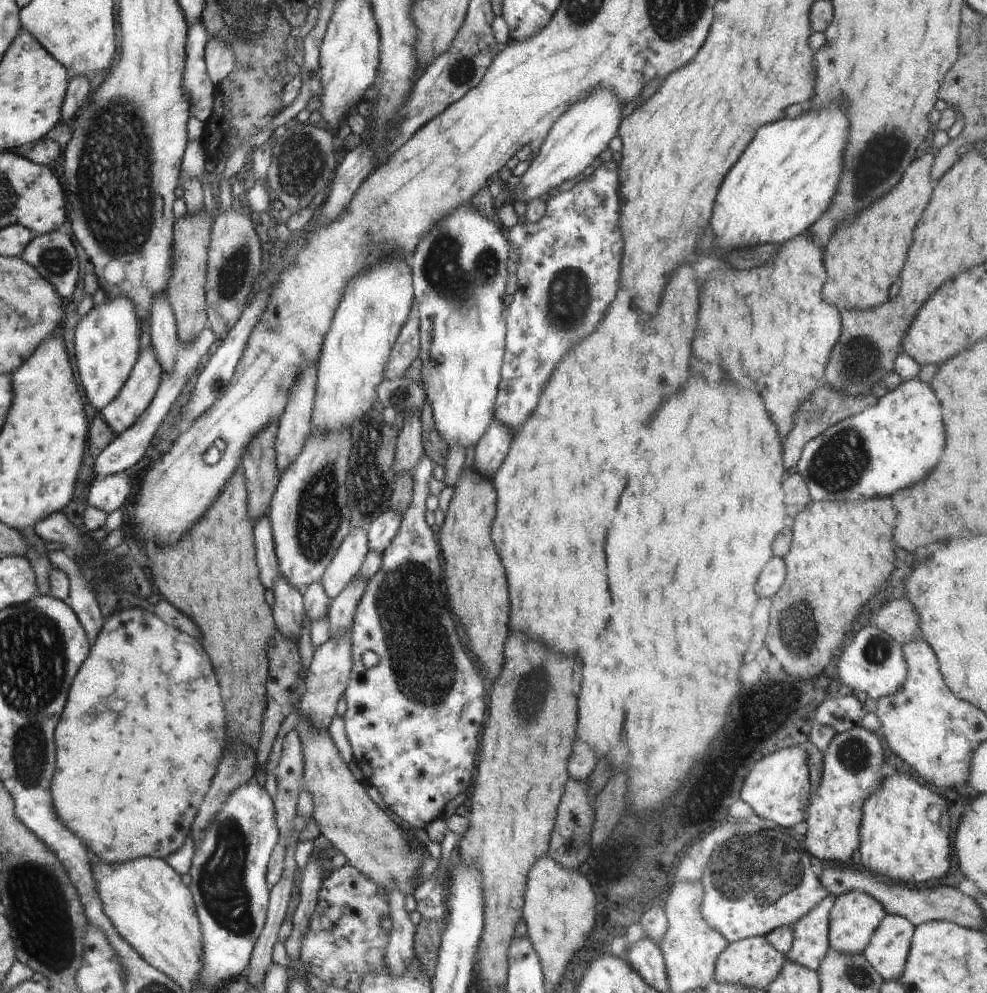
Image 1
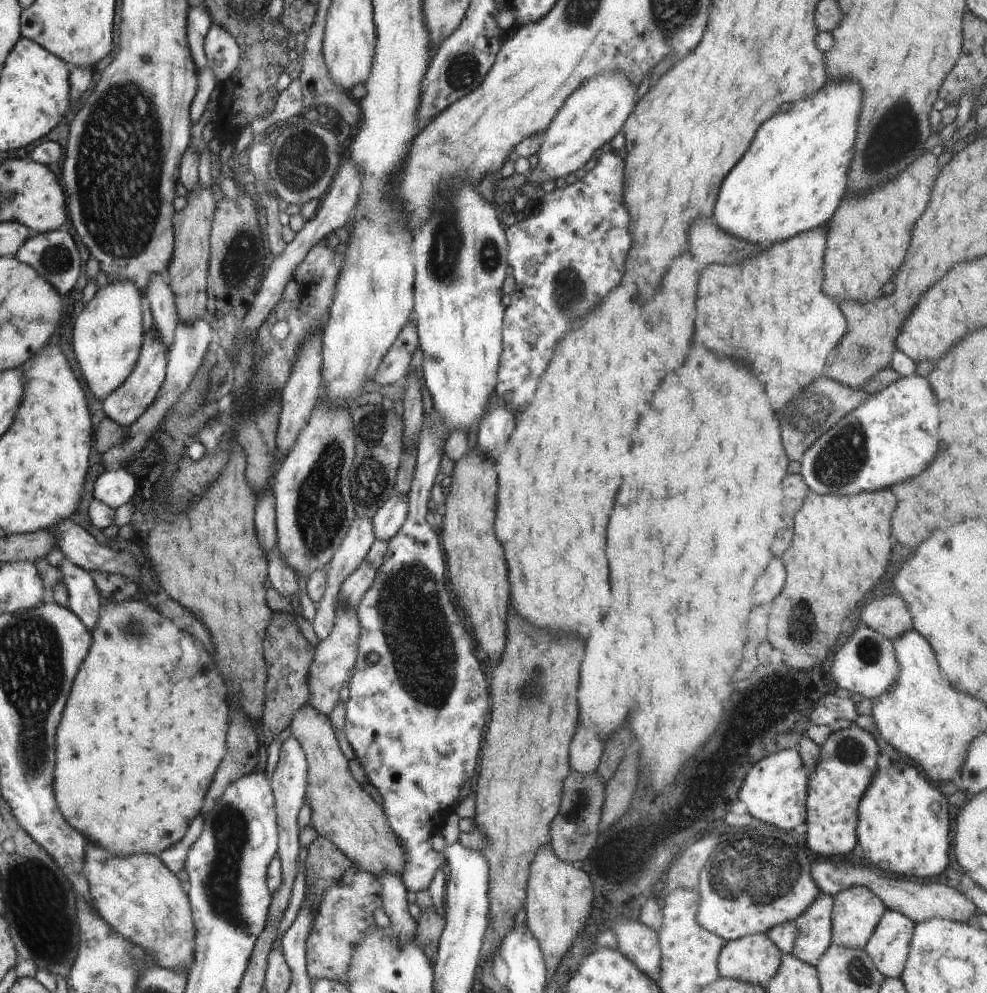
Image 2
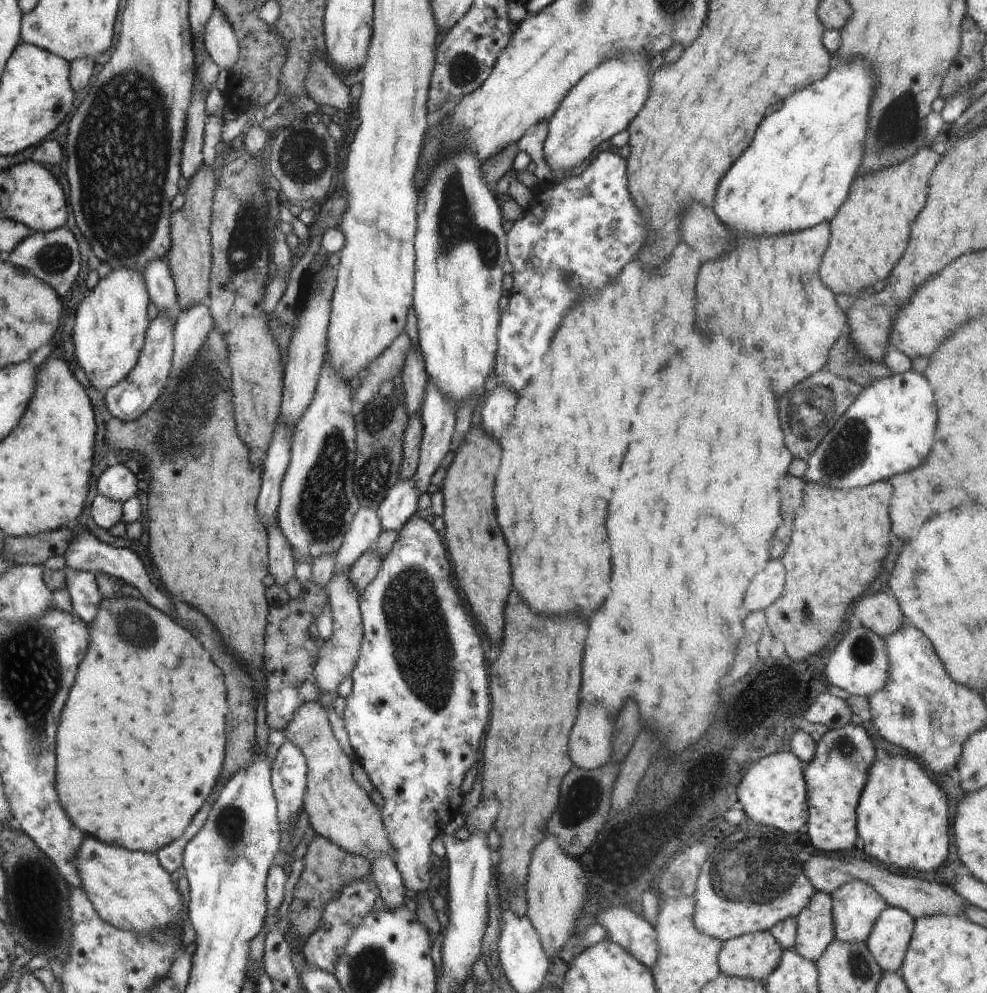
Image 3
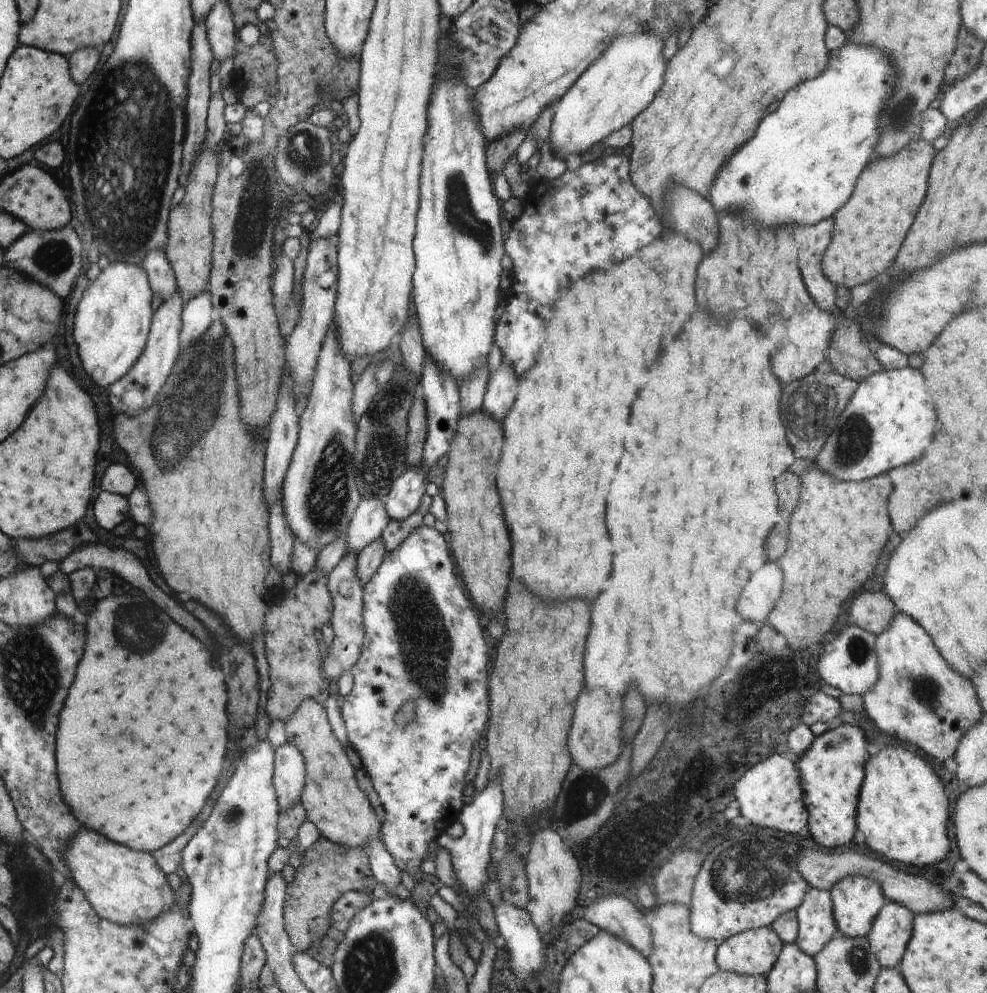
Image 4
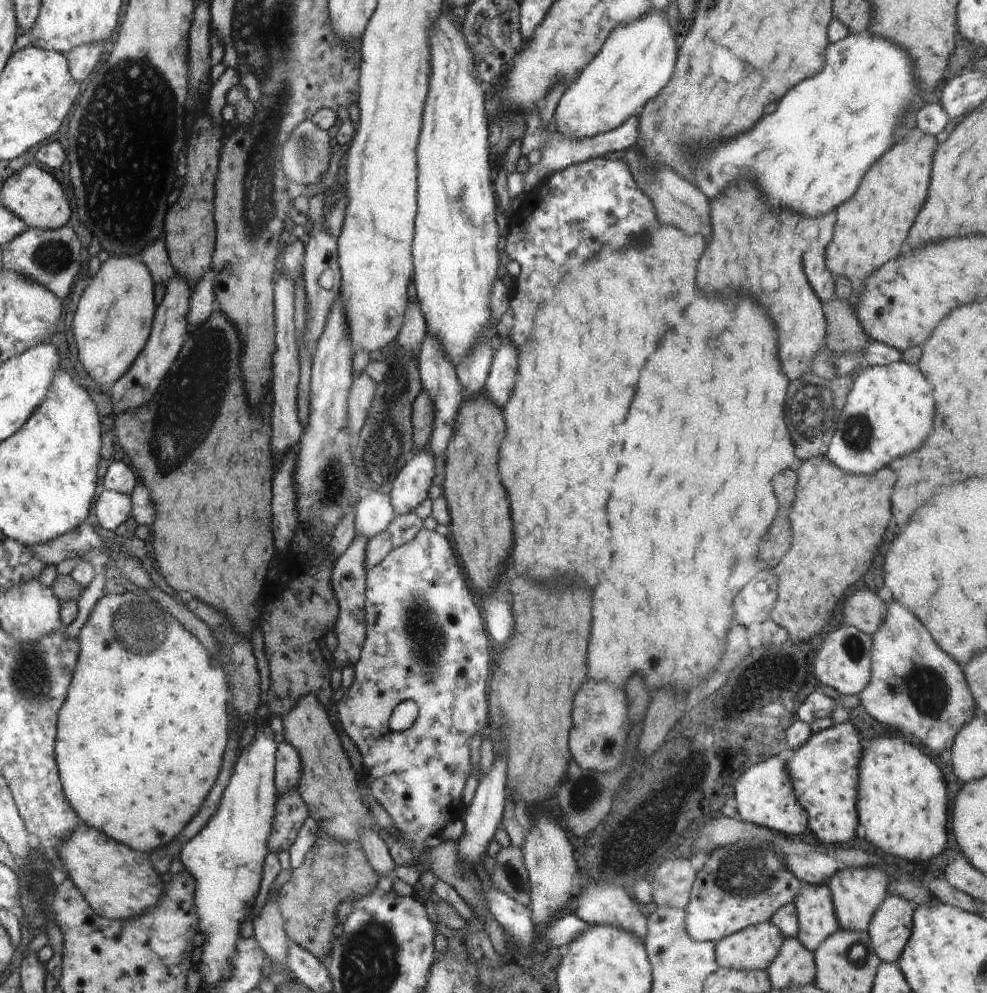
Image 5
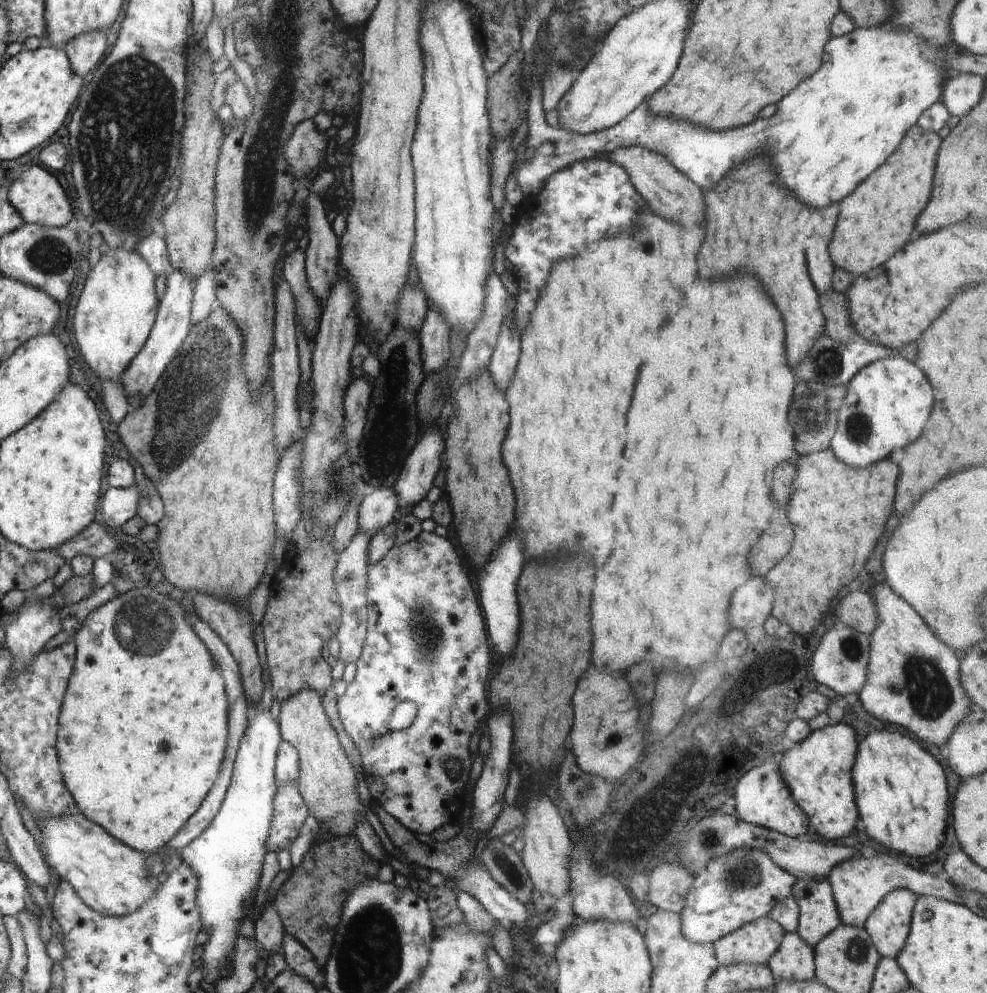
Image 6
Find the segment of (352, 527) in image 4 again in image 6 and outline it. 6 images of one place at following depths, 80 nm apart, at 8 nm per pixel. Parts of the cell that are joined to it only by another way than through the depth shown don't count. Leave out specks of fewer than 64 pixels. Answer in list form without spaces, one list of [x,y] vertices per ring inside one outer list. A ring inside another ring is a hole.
[[[374,487],[370,494],[366,494],[360,504],[360,529],[372,533],[382,530],[394,520],[394,514],[400,507],[398,494],[394,487]]]

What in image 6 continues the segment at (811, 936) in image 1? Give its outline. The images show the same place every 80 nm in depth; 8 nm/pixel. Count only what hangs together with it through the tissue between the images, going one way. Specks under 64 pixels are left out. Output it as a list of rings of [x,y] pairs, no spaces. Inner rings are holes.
[[[797,879],[792,894],[799,906],[797,933],[814,948],[841,923],[831,884],[827,879]]]

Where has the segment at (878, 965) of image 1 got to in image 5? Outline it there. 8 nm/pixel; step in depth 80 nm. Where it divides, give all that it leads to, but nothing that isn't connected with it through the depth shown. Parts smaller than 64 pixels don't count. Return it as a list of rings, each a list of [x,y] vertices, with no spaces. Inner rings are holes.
[[[888,894],[869,922],[867,933],[881,962],[898,964],[910,940],[915,904]]]

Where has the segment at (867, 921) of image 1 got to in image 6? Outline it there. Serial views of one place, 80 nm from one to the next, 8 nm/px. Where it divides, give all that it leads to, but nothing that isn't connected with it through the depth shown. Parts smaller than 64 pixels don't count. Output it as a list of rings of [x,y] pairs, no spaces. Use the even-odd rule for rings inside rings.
[[[871,852],[867,858],[861,855],[856,856],[849,861],[841,862],[831,870],[827,880],[831,884],[839,917],[845,925],[864,927],[866,919],[883,901],[883,898],[896,889],[908,889],[917,896],[928,895],[962,904],[957,888],[944,875],[932,876],[930,873],[917,871],[907,866],[905,862],[887,855]]]

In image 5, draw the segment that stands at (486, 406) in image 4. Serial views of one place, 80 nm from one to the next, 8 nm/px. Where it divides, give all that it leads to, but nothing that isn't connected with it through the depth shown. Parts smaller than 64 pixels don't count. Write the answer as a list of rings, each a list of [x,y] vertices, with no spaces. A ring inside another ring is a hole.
[[[501,337],[500,339],[502,342],[492,359],[492,366],[490,367],[485,384],[484,394],[498,408],[504,408],[506,402],[510,400],[512,390],[514,390],[514,384],[516,384],[516,348],[514,348],[514,345],[510,345],[508,341],[504,341]]]

